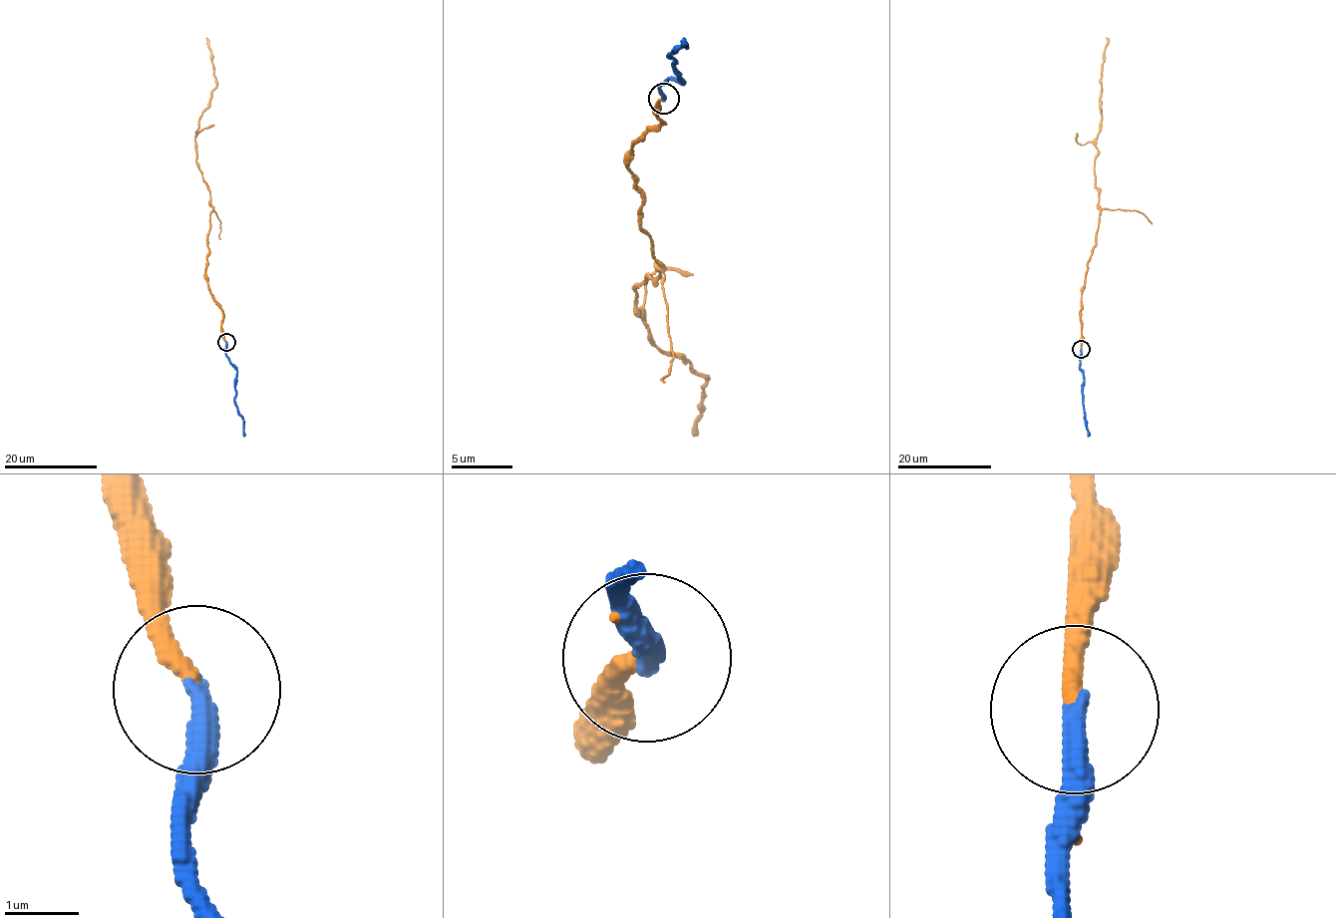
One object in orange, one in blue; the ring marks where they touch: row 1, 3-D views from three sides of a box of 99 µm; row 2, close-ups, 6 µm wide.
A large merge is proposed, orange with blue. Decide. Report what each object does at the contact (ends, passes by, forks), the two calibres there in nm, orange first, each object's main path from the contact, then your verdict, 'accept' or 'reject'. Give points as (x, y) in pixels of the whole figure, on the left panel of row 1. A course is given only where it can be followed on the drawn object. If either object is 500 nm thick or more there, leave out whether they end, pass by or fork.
orange ends | blue ends | 260/320 nm | orange via (226, 342), (221, 308), (205, 274), (210, 191), (195, 147), (200, 115), (216, 85), (205, 38) | blue via (226, 342), (225, 355), (237, 371), (234, 406), (243, 421), (244, 436) | accept

